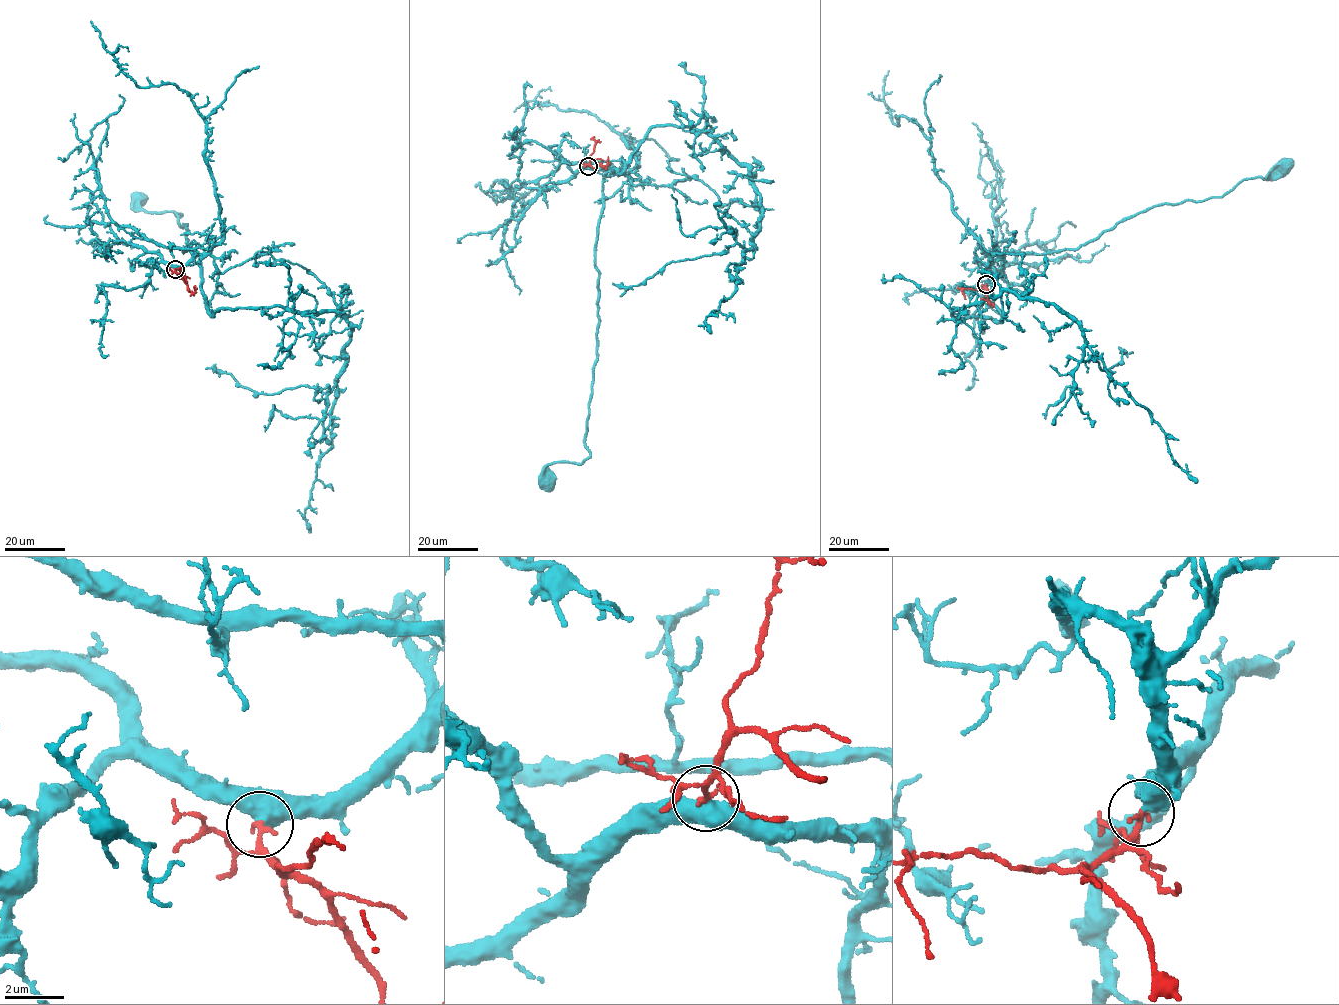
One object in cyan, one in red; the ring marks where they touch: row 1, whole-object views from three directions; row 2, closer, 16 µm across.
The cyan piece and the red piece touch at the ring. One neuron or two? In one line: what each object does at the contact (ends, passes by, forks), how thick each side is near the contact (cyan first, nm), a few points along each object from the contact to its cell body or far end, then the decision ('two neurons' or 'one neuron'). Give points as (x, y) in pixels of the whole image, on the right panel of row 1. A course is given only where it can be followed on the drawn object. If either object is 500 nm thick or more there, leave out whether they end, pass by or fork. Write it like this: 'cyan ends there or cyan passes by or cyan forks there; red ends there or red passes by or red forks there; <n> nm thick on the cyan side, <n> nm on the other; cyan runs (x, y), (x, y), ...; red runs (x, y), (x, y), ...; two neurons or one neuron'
500 nm thick on the cyan side, 160 nm on the other; cyan runs (986, 284), (1006, 253), (1078, 249), (1154, 206), (1222, 197), (1286, 167); red runs (986, 284), (981, 290), (992, 304), (980, 299); one neuron

